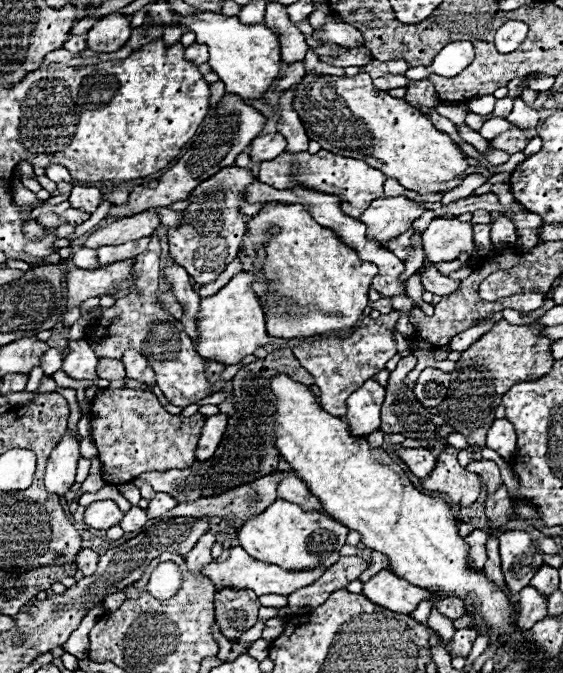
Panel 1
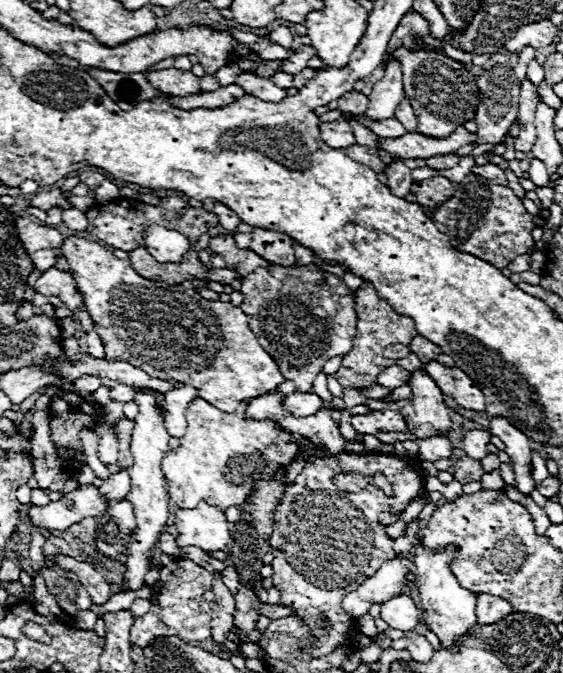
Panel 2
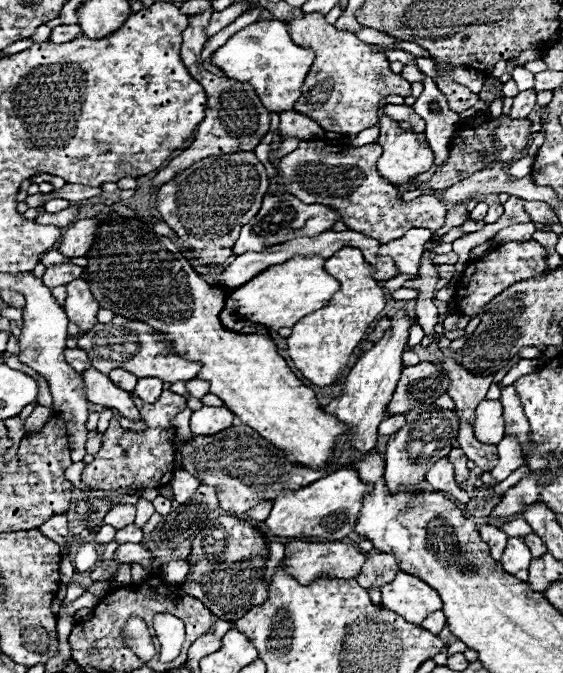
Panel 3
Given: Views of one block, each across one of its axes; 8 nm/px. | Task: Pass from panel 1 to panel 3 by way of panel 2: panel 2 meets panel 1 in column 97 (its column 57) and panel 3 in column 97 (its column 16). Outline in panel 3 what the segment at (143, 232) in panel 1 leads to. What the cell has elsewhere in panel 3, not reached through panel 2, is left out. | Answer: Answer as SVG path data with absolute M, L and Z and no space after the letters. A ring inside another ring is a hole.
M84 218L74 222L60 240L60 252L68 258L80 258L88 254L92 240L96 238L96 228L100 226L98 218Z

